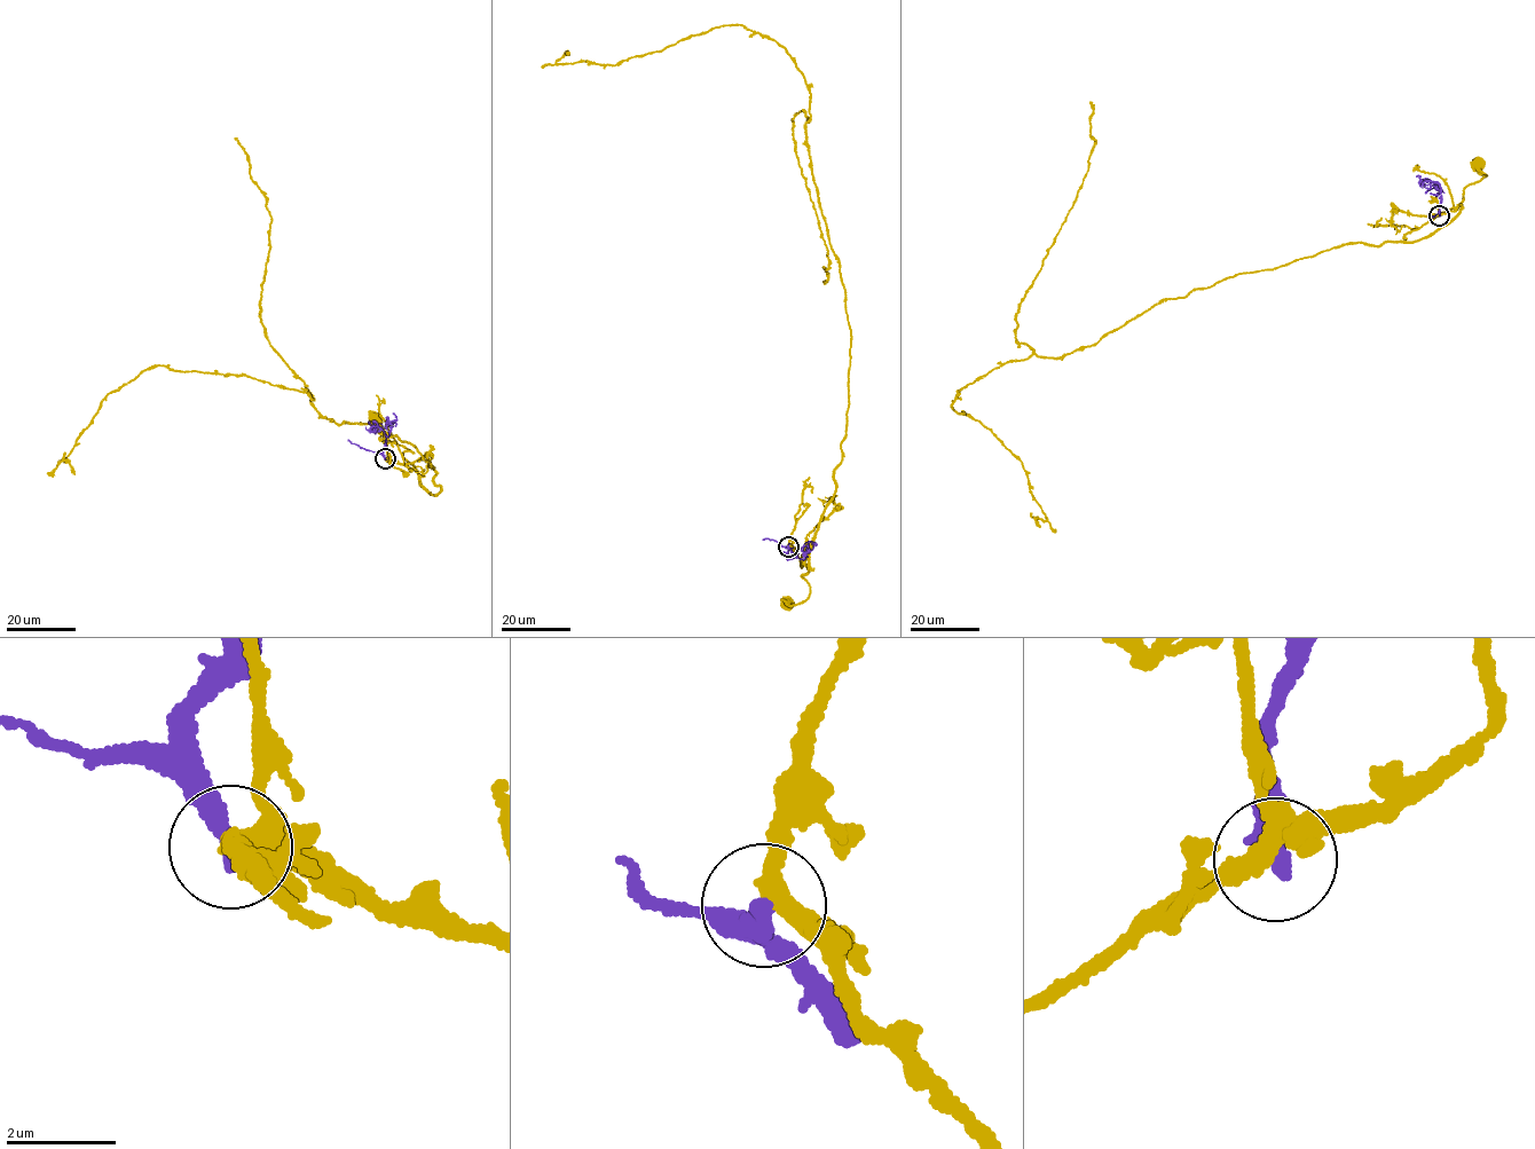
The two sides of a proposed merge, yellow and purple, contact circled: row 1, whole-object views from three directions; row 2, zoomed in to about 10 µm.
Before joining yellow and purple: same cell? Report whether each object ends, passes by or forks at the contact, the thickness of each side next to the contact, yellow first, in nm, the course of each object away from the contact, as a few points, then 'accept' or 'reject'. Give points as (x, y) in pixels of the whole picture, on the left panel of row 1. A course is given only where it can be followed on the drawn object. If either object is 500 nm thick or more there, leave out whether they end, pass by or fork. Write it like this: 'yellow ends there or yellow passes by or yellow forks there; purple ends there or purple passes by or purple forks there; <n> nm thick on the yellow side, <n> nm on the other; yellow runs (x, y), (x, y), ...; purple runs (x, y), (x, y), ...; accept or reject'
yellow forks there; purple ends there; 280 nm thick on the yellow side, 360 nm on the other; yellow runs (385, 458), (414, 467), (403, 457), (409, 450), (414, 454), (391, 441), (376, 422); purple runs (385, 458), (383, 447), (390, 427), (386, 417), (393, 420), (396, 416), (393, 412); reject

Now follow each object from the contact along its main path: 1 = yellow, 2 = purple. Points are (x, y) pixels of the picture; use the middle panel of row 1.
1: (788, 545), (808, 568), (802, 575), (810, 592), (804, 600), (792, 606), (787, 603)
2: (788, 545), (801, 559), (808, 543), (817, 544), (816, 542)

